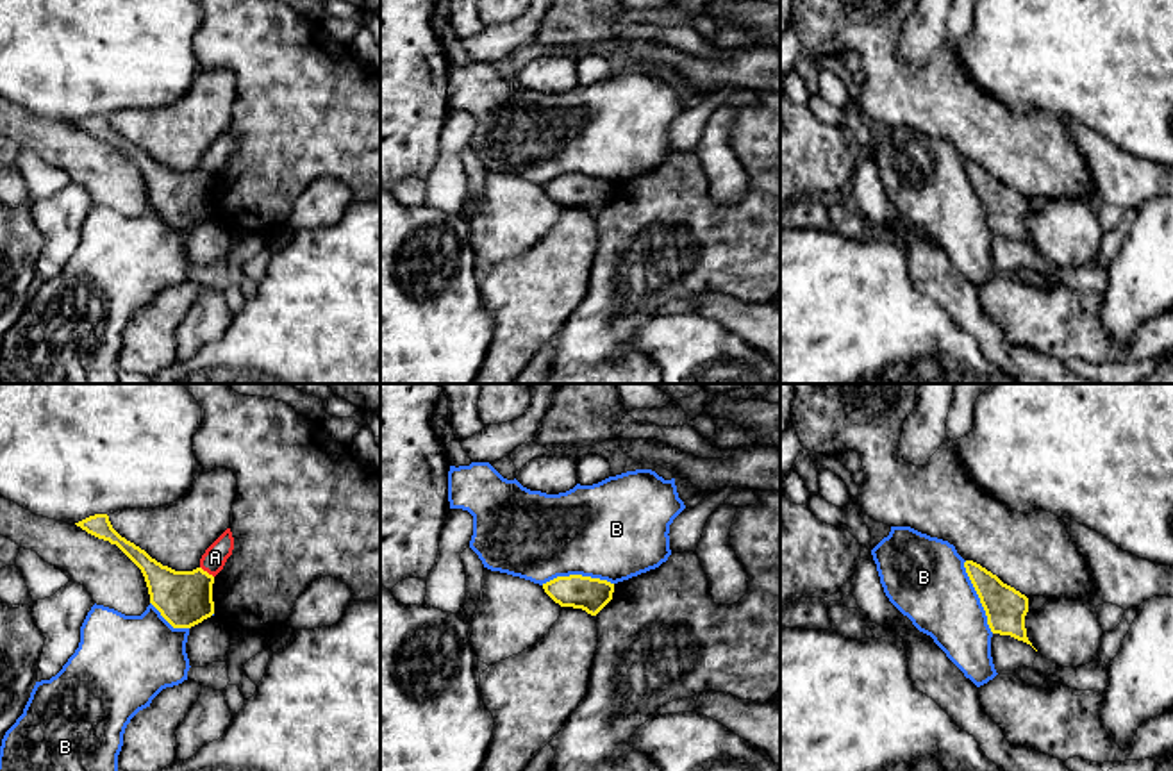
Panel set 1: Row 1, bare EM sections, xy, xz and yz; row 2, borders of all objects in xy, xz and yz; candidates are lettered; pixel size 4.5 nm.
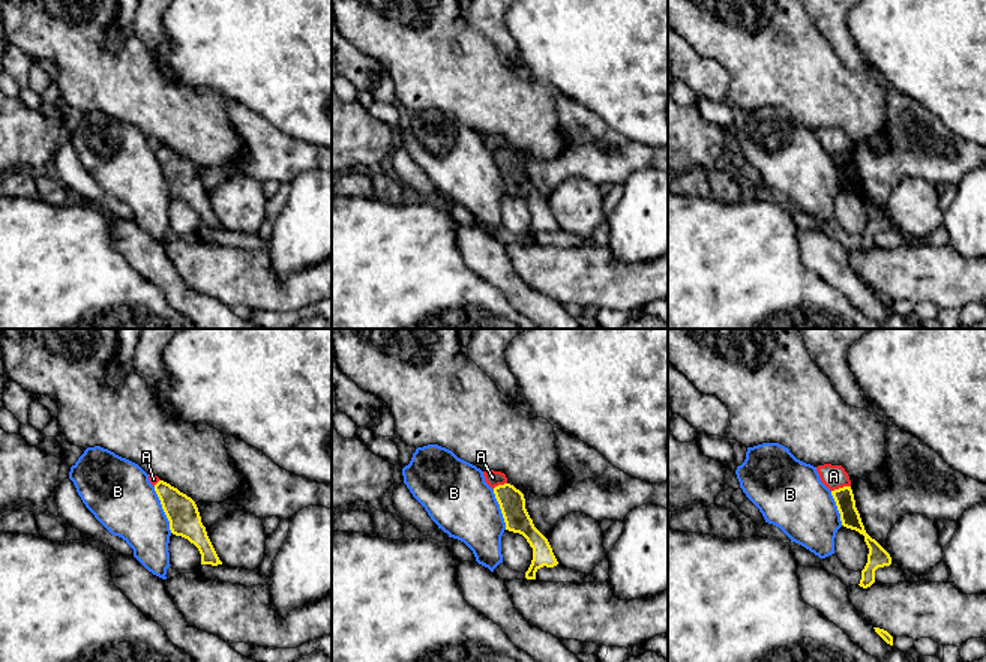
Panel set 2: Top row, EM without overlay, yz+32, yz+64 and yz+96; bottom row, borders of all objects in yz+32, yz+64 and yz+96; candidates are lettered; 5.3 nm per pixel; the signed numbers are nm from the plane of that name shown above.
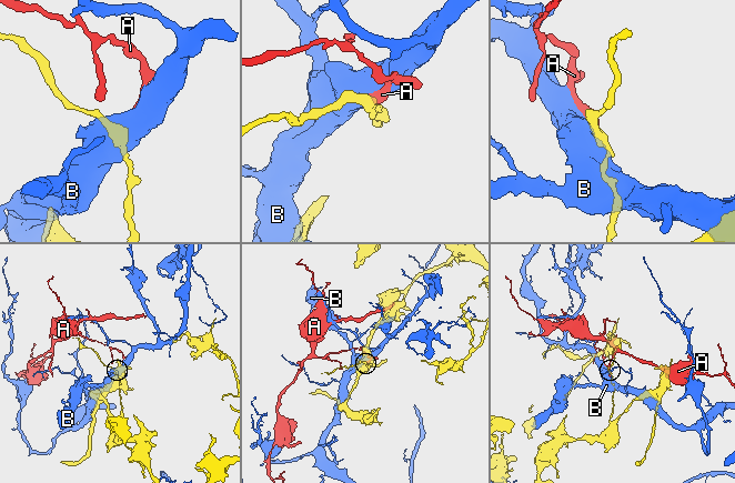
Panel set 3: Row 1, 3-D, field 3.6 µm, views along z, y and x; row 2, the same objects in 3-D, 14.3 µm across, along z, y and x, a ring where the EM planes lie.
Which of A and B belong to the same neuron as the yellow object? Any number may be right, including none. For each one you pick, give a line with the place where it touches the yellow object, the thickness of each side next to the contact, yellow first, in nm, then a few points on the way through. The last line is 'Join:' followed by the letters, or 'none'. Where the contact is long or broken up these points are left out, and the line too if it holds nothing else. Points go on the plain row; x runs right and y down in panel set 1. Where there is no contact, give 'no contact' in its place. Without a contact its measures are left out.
Join: none

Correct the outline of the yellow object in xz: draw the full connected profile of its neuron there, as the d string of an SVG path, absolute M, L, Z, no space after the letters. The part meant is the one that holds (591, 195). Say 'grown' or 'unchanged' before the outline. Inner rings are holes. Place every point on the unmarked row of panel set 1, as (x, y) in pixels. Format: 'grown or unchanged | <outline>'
unchanged | M570 175L543 184L543 189L561 207L582 209L596 216L612 200L614 184L591 177Z

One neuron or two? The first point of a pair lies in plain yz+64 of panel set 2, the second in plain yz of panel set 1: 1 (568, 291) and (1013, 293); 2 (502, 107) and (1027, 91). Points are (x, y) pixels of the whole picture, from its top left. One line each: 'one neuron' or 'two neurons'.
1: one neuron
2: two neurons

